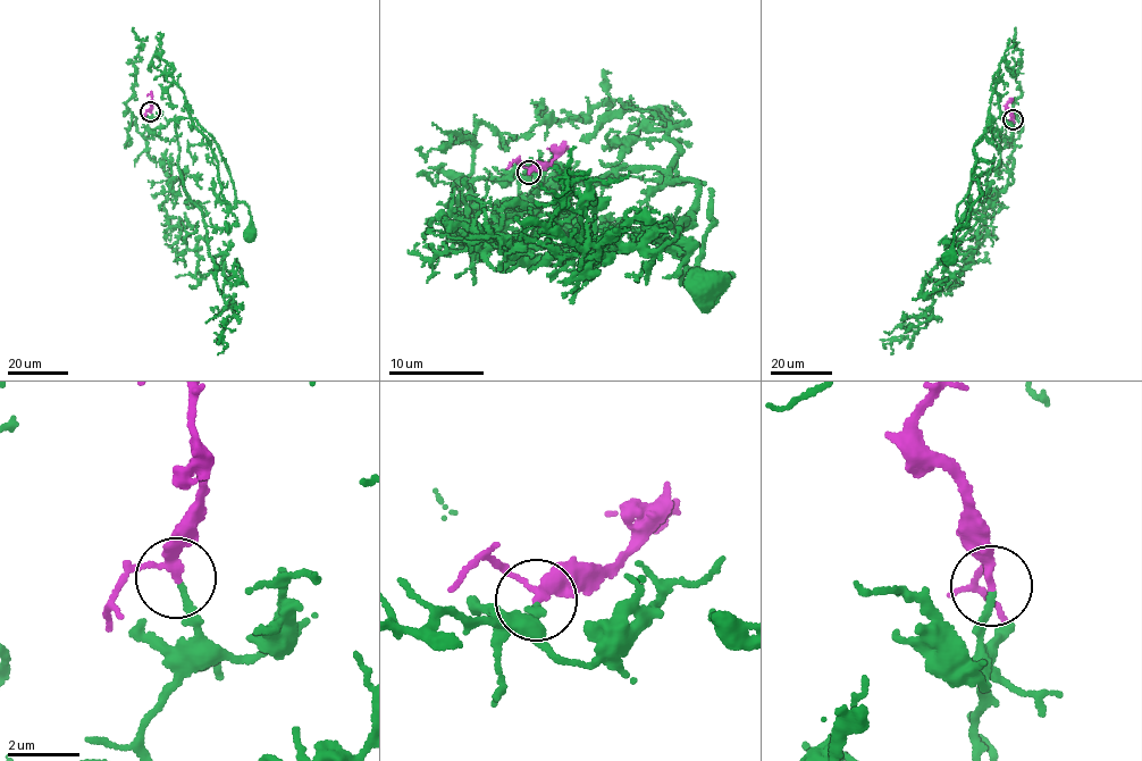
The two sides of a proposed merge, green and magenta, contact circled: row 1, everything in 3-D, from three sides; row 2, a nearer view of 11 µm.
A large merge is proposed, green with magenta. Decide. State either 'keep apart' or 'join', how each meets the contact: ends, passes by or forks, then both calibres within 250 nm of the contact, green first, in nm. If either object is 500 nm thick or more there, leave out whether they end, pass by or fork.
join | green ends | magenta passes by | 160/200 nm

